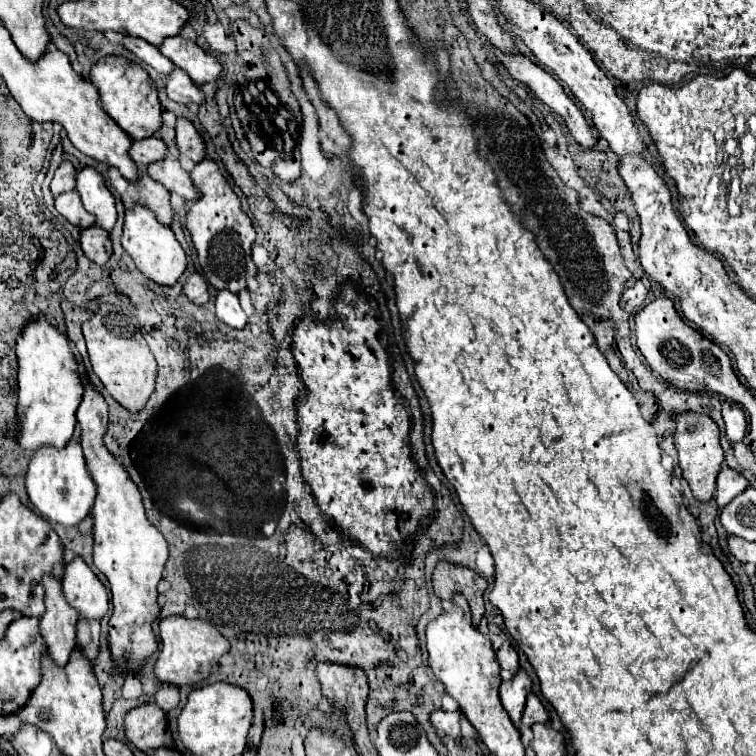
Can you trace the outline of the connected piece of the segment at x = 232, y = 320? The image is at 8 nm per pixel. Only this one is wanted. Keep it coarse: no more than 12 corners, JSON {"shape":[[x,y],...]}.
{"shape":[[224,289],[216,295],[216,317],[234,329],[246,327],[238,297]]}

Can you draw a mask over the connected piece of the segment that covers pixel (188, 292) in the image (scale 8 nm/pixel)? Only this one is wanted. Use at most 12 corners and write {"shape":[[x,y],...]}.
{"shape":[[198,273],[186,279],[182,291],[196,305],[206,305],[208,285]]}

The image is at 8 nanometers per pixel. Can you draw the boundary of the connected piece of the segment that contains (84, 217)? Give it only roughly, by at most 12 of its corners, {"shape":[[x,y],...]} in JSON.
{"shape":[[76,191],[56,197],[56,211],[72,225],[92,227],[90,215]]}

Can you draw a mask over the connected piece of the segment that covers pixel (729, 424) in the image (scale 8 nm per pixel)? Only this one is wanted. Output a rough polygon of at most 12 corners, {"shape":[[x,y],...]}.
{"shape":[[722,403],[726,437],[742,441],[748,425],[744,411],[736,403]]}

